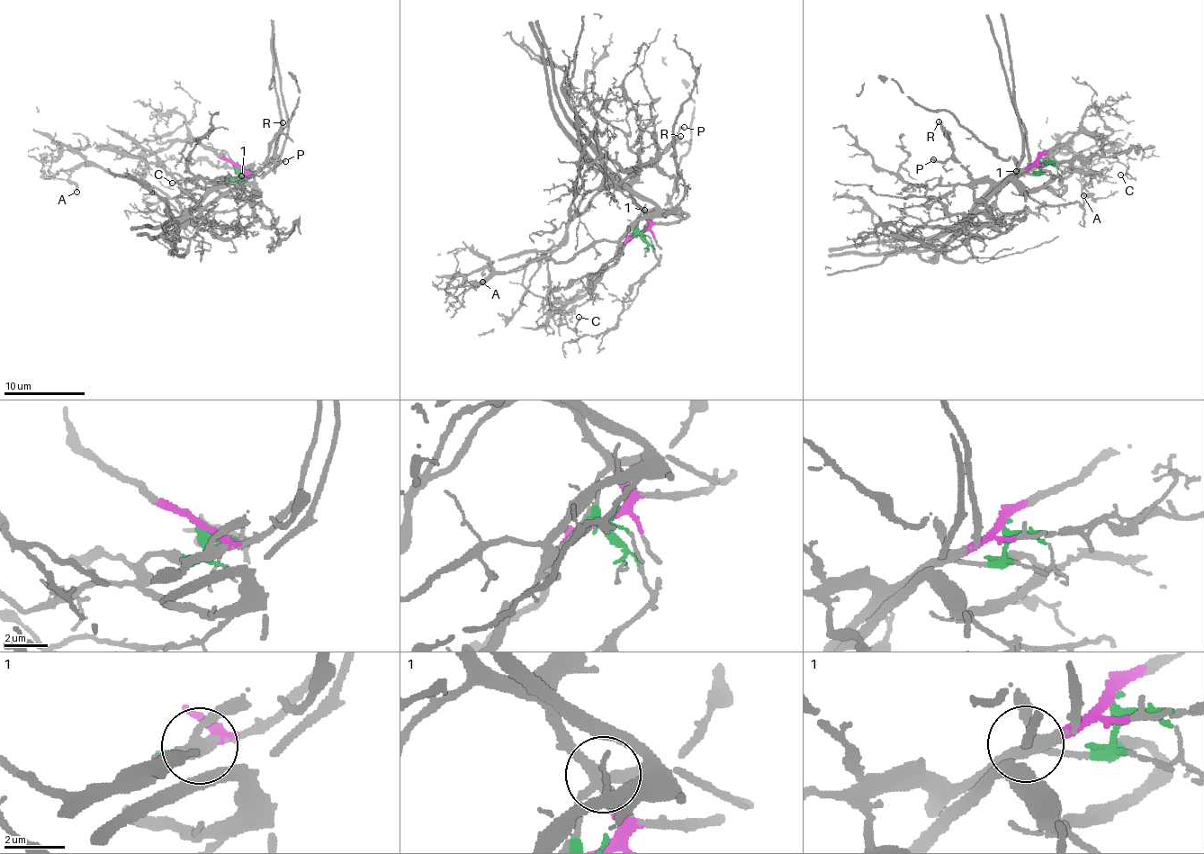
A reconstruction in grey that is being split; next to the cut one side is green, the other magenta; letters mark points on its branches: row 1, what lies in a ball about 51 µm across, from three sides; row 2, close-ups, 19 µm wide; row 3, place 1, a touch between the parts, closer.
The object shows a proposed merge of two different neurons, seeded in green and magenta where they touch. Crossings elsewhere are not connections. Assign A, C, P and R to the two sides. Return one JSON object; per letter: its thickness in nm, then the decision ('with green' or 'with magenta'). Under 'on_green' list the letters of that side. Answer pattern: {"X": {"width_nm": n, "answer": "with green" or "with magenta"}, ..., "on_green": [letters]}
{"A": {"width_nm": 240, "answer": "with green"}, "C": {"width_nm": 130, "answer": "with magenta"}, "P": {"width_nm": 200, "answer": "with magenta"}, "R": {"width_nm": 200, "answer": "with magenta"}, "on_green": ["A"]}

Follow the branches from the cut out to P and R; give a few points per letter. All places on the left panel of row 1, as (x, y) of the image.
P: (237, 166), (246, 173), (230, 184), (249, 178), (269, 160), (275, 163), (285, 160)
R: (237, 166), (246, 173), (230, 184), (249, 178), (268, 156), (273, 138), (283, 122)

